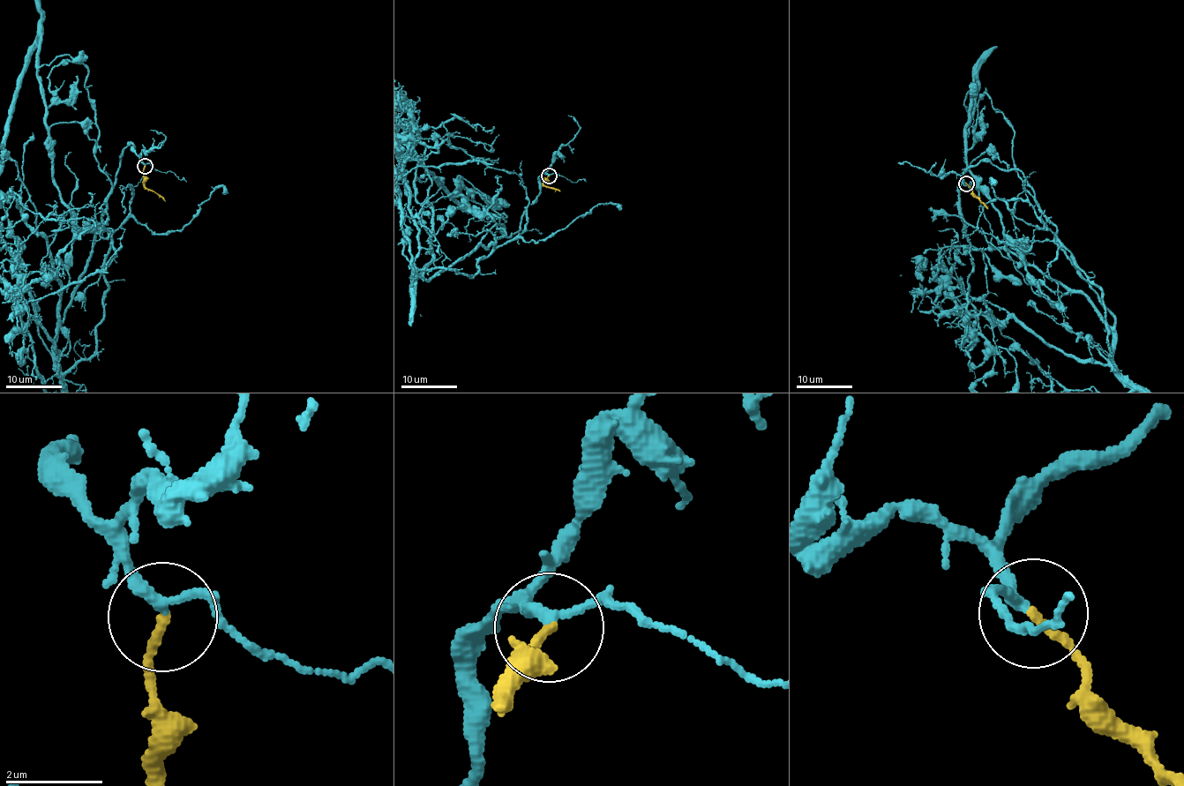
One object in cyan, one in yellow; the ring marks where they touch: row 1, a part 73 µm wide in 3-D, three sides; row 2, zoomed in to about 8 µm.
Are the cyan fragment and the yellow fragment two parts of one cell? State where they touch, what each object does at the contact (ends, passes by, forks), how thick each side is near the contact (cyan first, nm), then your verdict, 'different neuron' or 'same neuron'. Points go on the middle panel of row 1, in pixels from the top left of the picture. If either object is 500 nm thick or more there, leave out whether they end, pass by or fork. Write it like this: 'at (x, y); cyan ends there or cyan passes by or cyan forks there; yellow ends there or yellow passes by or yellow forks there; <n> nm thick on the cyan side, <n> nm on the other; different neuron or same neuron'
at (549, 175); cyan passes by; yellow ends there; 200 nm thick on the cyan side, 180 nm on the other; same neuron

